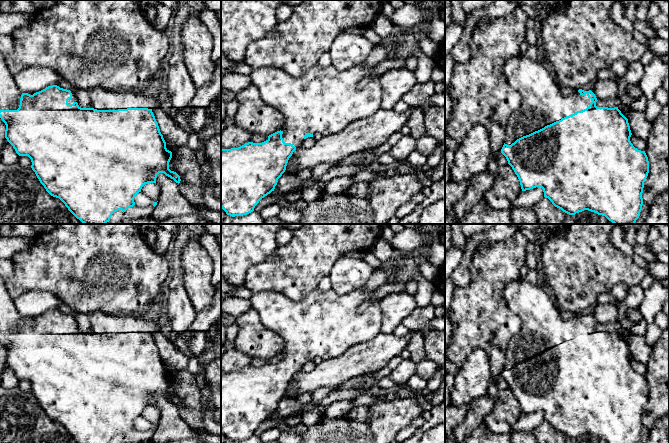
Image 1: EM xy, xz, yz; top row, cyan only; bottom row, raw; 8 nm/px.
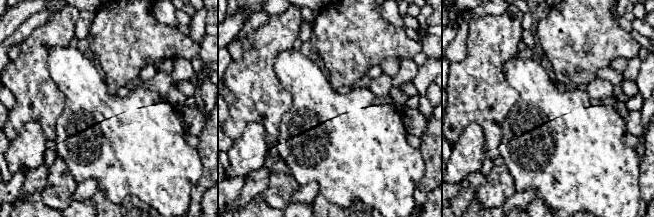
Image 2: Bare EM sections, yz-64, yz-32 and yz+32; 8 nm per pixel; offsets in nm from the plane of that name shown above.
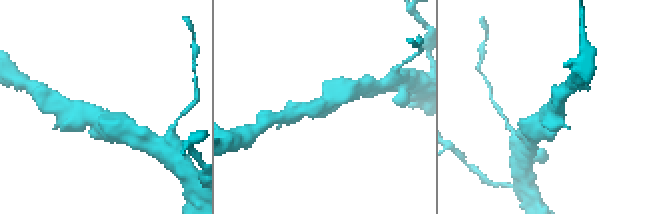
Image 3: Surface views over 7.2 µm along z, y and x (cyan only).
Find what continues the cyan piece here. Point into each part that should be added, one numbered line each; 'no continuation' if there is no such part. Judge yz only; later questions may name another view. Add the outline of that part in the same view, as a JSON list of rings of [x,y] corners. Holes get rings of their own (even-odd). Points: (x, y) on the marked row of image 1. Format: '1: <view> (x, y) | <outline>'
1: yz (542, 103) | [[[523,53],[510,57],[503,72],[508,84],[521,96],[520,107],[506,125],[507,145],[586,109],[592,102],[587,94],[582,96],[578,91],[572,96],[563,95],[543,64]]]

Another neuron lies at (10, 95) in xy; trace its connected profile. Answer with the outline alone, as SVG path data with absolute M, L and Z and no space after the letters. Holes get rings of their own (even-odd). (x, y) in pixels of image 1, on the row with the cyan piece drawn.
M0 52L0 110L17 110L21 95L13 74L5 64L4 55Z

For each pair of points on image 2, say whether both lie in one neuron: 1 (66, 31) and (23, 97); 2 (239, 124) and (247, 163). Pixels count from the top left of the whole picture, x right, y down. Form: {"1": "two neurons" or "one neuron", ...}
{"1": "one neuron", "2": "two neurons"}

